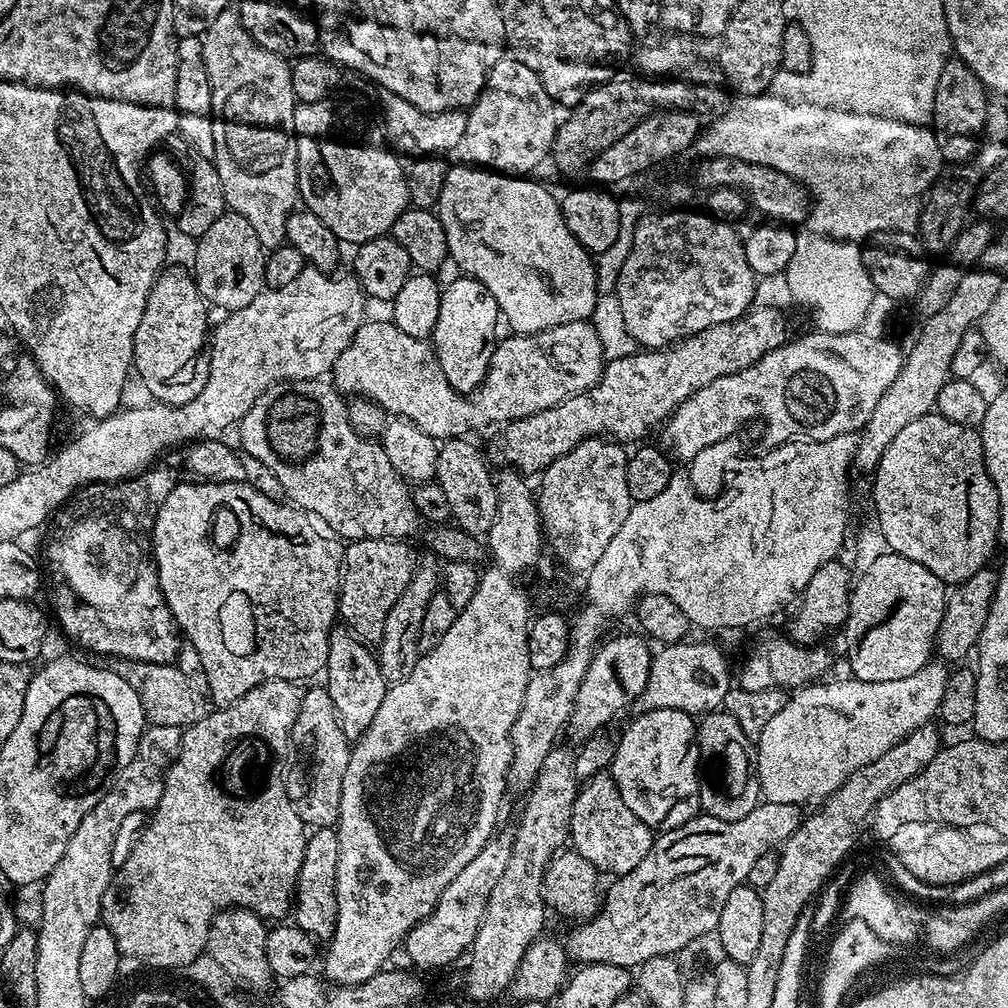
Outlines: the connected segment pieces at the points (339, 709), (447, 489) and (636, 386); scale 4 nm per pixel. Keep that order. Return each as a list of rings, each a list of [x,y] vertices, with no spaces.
[[[333,627],[326,669],[326,687],[334,702],[334,710],[338,714],[342,730],[352,742],[359,740],[370,726],[370,722],[374,722],[374,714],[378,714],[378,706],[382,706],[382,698],[386,698],[390,687],[380,669],[379,659],[368,652],[371,652],[369,645],[357,640],[347,627]]]
[[[457,438],[445,440],[439,445],[440,453],[434,480],[442,486],[443,501],[448,505],[455,527],[477,538],[484,538],[487,537],[490,526],[494,526],[498,494],[494,472],[488,469],[489,461],[485,453],[481,449],[480,453],[470,441],[468,438]]]
[[[756,306],[736,320],[710,326],[667,348],[635,350],[629,356],[609,359],[600,381],[582,394],[566,398],[566,402],[550,410],[503,425],[492,445],[486,448],[487,455],[504,464],[500,466],[505,469],[521,474],[540,474],[583,440],[640,440],[651,428],[659,429],[678,410],[678,406],[682,406],[682,402],[692,394],[698,394],[704,386],[710,386],[716,378],[738,374],[748,366],[754,366],[754,362],[772,350],[787,344],[790,333],[784,316],[785,313],[778,309]]]

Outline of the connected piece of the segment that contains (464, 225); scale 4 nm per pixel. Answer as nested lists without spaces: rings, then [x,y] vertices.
[[[464,164],[449,167],[438,205],[451,263],[456,263],[463,275],[483,282],[486,290],[494,294],[503,323],[509,324],[513,333],[529,336],[554,326],[566,326],[566,322],[588,320],[596,308],[596,264],[592,261],[595,259],[570,234],[558,200],[532,178]]]

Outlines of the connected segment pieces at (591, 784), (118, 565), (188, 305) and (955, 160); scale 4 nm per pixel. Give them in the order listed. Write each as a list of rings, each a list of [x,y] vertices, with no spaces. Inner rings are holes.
[[[611,771],[596,772],[579,785],[574,810],[570,814],[570,844],[582,858],[586,858],[586,862],[595,866],[597,872],[609,872],[612,878],[630,874],[630,870],[650,854],[653,839],[653,829],[645,826],[642,818],[622,802],[618,782]]]
[[[114,482],[114,490],[110,484],[90,484],[86,487],[86,496],[90,494],[88,502],[73,506],[65,505],[63,510],[57,511],[54,516],[56,529],[52,532],[52,560],[60,567],[64,580],[73,597],[88,604],[96,604],[100,612],[104,612],[104,628],[116,636],[116,648],[108,648],[105,657],[121,660],[141,660],[155,664],[170,664],[180,653],[182,643],[174,621],[168,613],[168,604],[160,589],[158,570],[153,564],[152,554],[132,554],[132,552],[146,552],[136,550],[136,542],[152,542],[152,540],[128,540],[124,546],[120,538],[152,538],[152,536],[122,536],[120,532],[120,488]]]
[[[165,267],[152,283],[142,322],[134,334],[132,367],[153,401],[185,404],[202,394],[208,377],[208,356],[200,356],[200,351],[205,351],[210,340],[208,311],[209,305],[189,269]]]
[[[949,58],[942,66],[942,75],[938,77],[938,90],[934,90],[934,110],[932,111],[932,129],[938,142],[941,161],[949,165],[965,163],[976,155],[976,149],[982,143],[986,106],[989,93],[984,83],[973,74],[959,58]]]

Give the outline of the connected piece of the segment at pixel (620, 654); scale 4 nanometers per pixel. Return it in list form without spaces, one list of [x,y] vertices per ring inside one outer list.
[[[643,635],[636,636],[616,636],[613,640],[608,640],[599,645],[592,654],[592,661],[586,670],[586,678],[582,678],[582,686],[578,686],[578,698],[574,698],[574,710],[570,721],[571,731],[576,731],[580,738],[593,736],[595,732],[607,729],[608,723],[615,716],[620,716],[628,707],[635,705],[640,699],[640,695],[646,690],[648,685],[648,671],[654,652],[649,641]]]

